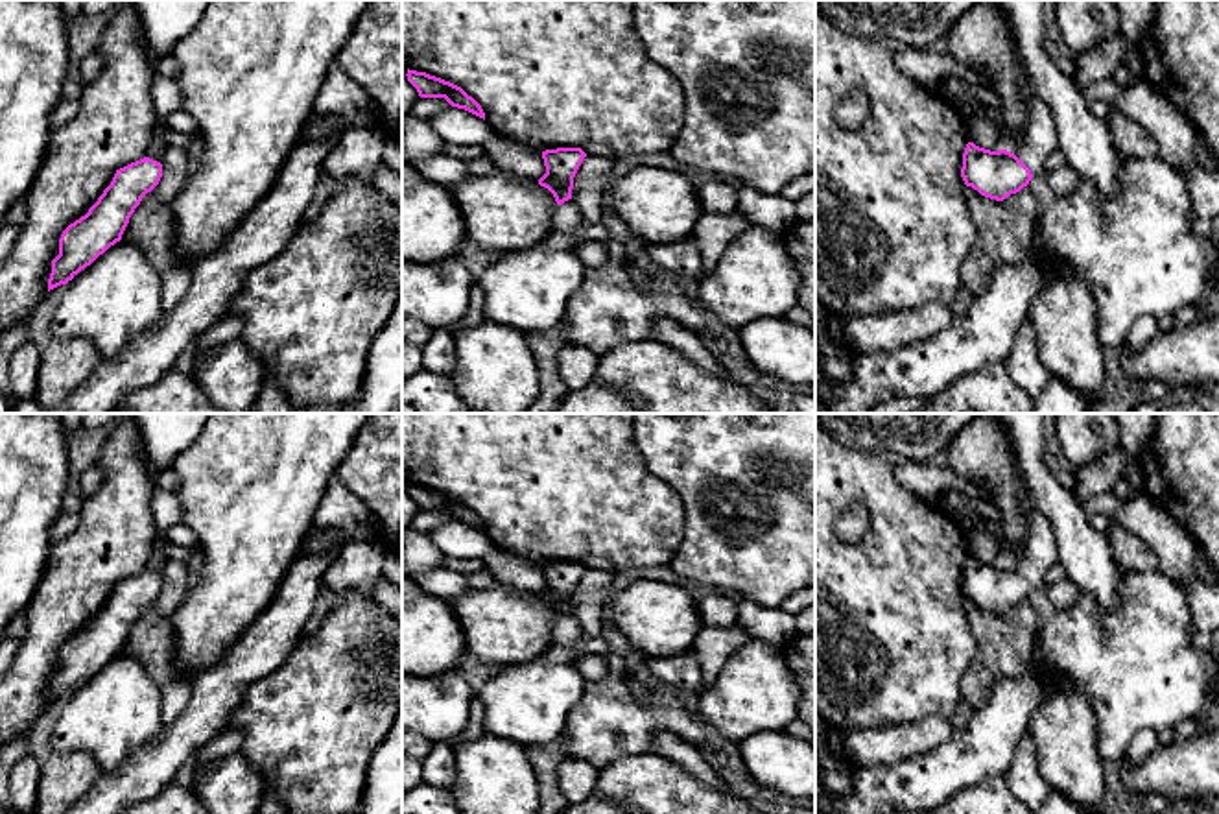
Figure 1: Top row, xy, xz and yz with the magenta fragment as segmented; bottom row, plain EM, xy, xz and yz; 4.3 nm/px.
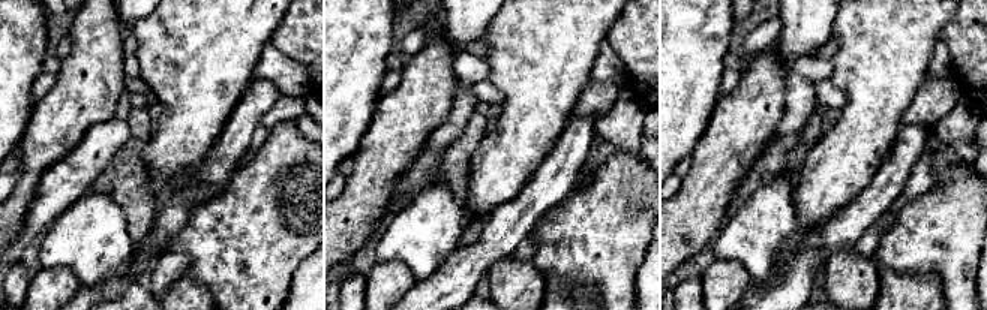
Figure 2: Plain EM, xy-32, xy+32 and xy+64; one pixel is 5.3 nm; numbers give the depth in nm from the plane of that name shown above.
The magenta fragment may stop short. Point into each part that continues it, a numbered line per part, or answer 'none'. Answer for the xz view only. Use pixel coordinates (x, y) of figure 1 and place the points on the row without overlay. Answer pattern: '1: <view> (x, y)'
1: xz (567, 632)

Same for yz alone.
1: yz (1041, 550)

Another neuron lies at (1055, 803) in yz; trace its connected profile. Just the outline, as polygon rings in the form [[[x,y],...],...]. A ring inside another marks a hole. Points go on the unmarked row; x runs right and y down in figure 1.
[[[1051,790],[1044,807],[1035,814],[1086,814],[1086,812],[1060,792]]]

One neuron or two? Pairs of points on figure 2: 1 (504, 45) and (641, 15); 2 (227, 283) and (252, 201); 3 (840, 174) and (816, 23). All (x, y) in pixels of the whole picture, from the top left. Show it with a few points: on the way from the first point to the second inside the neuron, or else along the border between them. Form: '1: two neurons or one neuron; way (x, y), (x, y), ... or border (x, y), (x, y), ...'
1: two neurons; border (620, 15), (603, 39)
2: one neuron; way (242, 262), (245, 243), (252, 235), (252, 222)
3: two neurons; border (836, 15), (828, 38)

